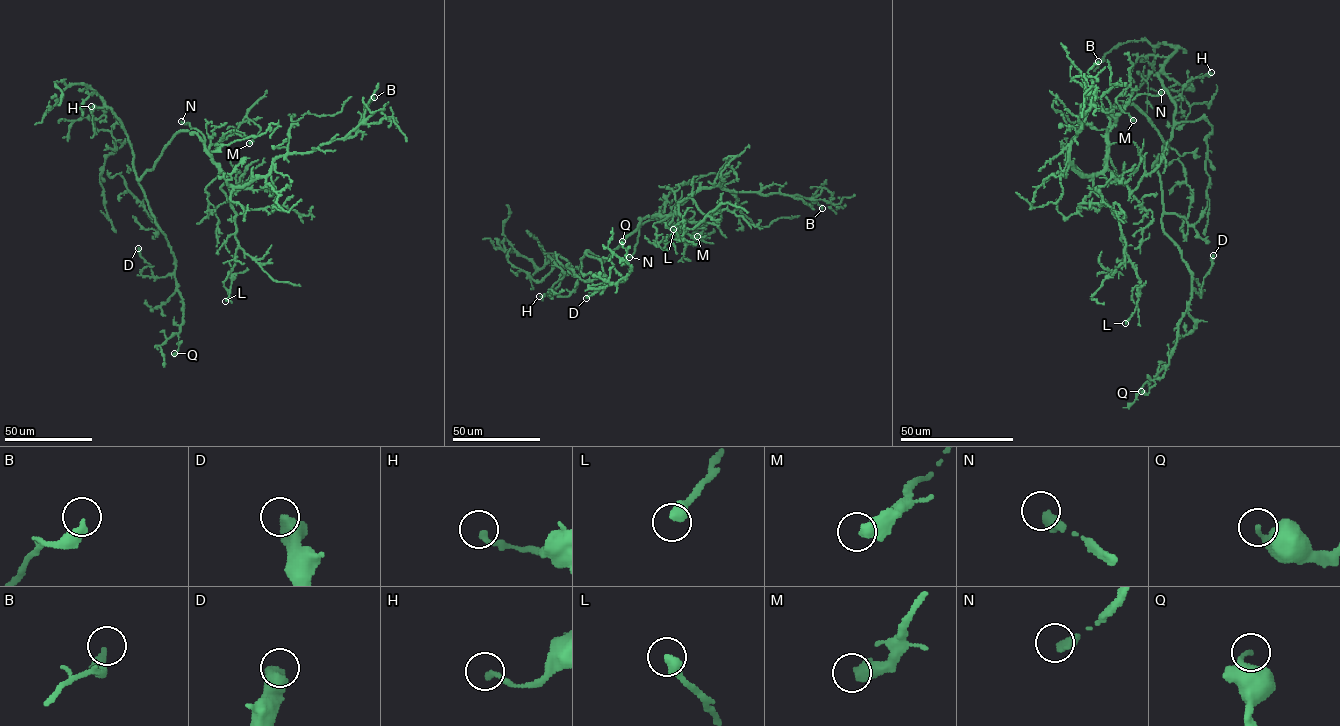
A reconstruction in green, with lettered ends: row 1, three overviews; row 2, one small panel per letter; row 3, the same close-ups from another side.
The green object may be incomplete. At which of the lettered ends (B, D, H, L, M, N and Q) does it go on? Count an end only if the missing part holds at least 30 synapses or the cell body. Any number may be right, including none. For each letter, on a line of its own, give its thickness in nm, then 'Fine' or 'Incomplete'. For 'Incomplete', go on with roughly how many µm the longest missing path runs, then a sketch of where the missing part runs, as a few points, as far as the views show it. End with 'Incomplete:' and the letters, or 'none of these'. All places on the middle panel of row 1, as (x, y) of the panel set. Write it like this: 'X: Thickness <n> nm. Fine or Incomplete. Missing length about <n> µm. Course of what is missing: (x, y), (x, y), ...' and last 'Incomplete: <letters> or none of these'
B: Thickness 360 nm. Fine
D: Thickness 650 nm. Fine
H: Thickness 200 nm. Fine
L: Thickness 440 nm. Fine
M: Thickness 500 nm. Fine
N: Thickness 400 nm. Incomplete. Missing length about 35 µm. Course of what is missing: (629, 257), (623, 261), (623, 267), (638, 282), (647, 283)
Q: Thickness 240 nm. Fine
Incomplete: N

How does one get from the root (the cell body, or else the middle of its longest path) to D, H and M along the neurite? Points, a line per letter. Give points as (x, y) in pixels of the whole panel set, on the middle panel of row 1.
D: (633, 231), (602, 262), (586, 251), (592, 257), (607, 258), (623, 279), (586, 298)
H: (633, 231), (602, 262), (586, 250), (581, 258), (582, 265), (575, 268), (570, 266), (558, 286), (539, 296)
M: (633, 231), (639, 219), (656, 216), (659, 221), (672, 223), (688, 234), (708, 222), (697, 236)

